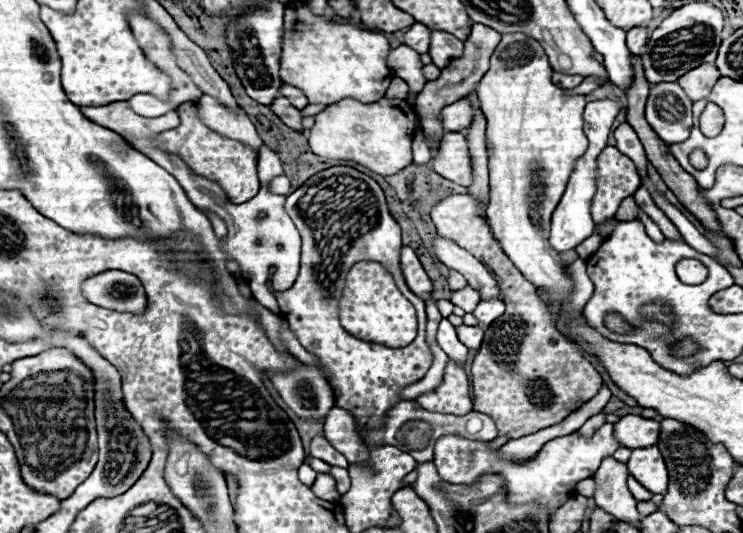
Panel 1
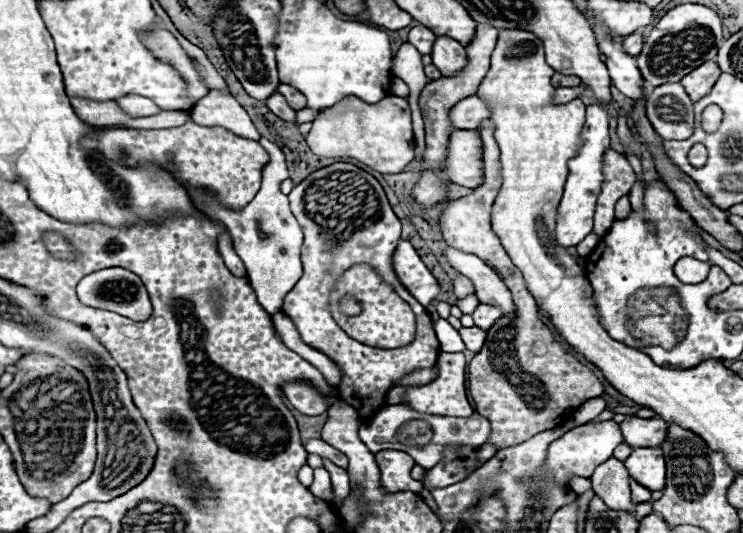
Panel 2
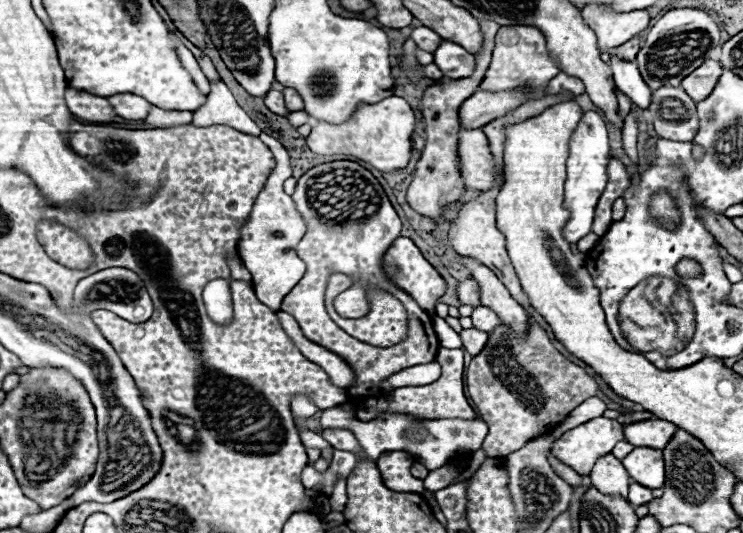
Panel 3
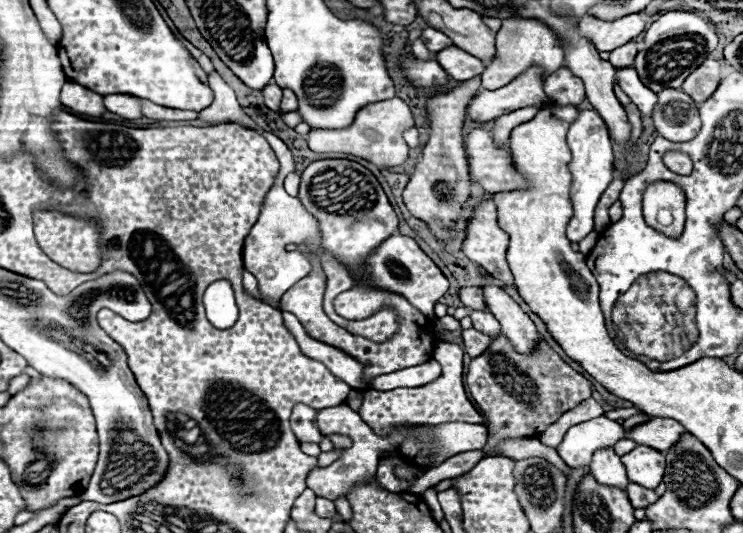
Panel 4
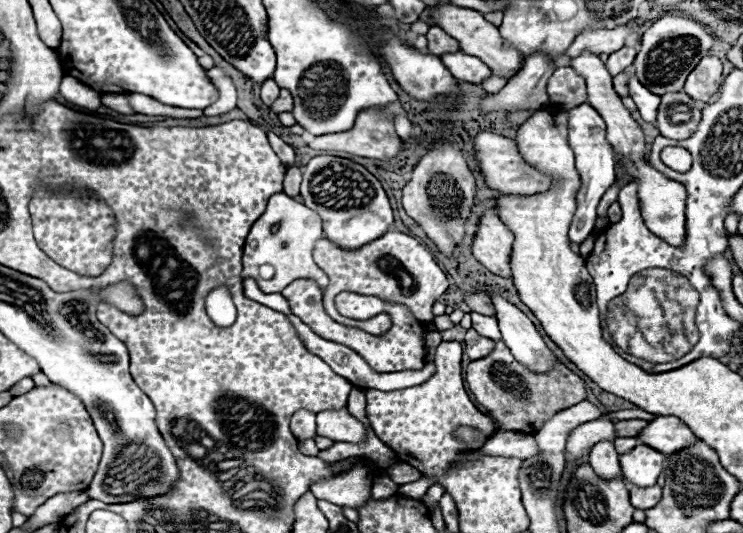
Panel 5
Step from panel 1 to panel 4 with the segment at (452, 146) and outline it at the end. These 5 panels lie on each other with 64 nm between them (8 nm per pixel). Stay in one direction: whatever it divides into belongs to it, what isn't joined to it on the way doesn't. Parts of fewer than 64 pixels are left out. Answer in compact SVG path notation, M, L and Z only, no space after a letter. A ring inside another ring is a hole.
M476 128L466 140L470 182L480 184L486 192L496 194L524 186L524 178L514 170L506 148L496 148L490 132Z

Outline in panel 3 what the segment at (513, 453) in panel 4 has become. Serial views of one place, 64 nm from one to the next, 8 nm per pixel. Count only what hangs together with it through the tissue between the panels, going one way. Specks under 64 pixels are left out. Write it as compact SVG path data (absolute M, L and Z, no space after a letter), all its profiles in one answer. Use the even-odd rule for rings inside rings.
M548 452L548 460L550 460L550 464L552 464L552 468L570 484L570 486L582 486L582 478L572 470L572 468L568 468L568 466L562 466L562 462L558 462L550 452Z

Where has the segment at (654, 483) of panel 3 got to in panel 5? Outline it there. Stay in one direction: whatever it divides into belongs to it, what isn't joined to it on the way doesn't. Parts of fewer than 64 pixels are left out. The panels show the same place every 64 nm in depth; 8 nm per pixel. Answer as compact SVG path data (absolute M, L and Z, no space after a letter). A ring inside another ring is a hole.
M638 444L636 450L620 456L620 466L628 482L642 488L650 488L656 486L656 480L664 470L664 460L664 454L654 452L654 448L646 444Z

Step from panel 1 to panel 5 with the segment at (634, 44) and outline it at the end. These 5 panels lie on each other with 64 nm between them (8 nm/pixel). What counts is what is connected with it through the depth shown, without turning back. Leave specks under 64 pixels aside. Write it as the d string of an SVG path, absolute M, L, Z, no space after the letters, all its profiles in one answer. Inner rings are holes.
M624 46L624 48L616 50L616 52L612 52L610 58L608 58L610 74L616 76L616 74L624 72L624 68L628 68L634 62L634 58L636 58L636 48L634 46Z

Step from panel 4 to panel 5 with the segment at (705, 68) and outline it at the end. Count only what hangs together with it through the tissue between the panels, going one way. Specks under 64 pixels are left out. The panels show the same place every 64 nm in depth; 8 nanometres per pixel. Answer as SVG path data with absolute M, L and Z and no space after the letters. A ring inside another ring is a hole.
M704 56L700 64L692 70L684 84L684 92L692 96L692 100L708 102L722 84L722 62L716 56Z

